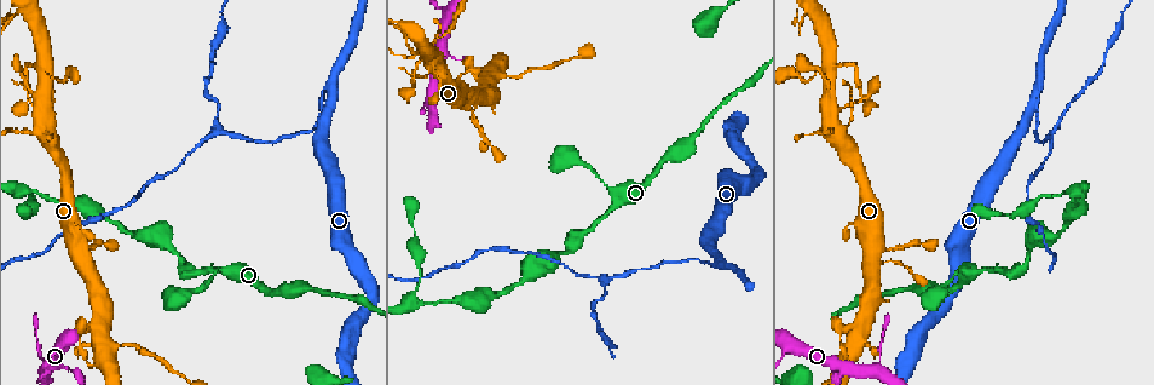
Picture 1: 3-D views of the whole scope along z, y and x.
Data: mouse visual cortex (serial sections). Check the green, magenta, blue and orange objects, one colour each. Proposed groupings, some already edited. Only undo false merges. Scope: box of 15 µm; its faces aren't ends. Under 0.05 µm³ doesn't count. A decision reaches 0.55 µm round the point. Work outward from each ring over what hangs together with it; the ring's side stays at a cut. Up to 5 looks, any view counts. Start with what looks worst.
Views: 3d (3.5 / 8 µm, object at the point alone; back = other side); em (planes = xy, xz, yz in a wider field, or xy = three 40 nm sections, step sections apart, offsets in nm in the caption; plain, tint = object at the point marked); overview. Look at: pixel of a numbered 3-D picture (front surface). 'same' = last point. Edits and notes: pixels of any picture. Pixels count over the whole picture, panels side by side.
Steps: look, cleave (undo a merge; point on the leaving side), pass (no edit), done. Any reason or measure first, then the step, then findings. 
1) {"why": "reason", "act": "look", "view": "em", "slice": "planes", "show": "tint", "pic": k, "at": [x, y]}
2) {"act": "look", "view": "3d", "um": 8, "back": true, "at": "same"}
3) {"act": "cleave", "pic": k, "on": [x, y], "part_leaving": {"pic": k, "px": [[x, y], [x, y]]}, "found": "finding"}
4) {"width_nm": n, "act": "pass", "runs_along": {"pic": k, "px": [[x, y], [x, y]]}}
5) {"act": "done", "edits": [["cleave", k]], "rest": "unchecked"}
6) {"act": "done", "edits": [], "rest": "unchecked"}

{"why": "three-way junction", "act": "look", "view": "3d", "um": 8, "pic": 1, "at": [332, 89]}

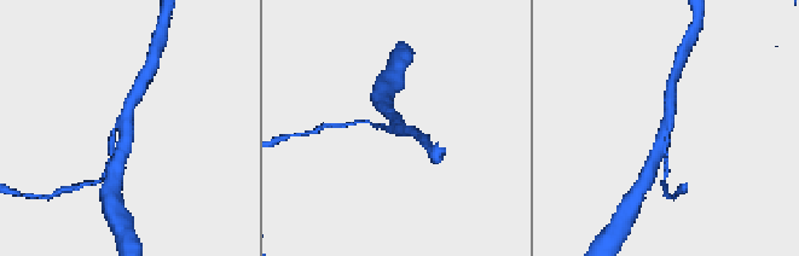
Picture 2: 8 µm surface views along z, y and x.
{"why": "closer look", "act": "look", "view": "3d", "um": 3.5, "pic": 2, "at": [123, 129]}

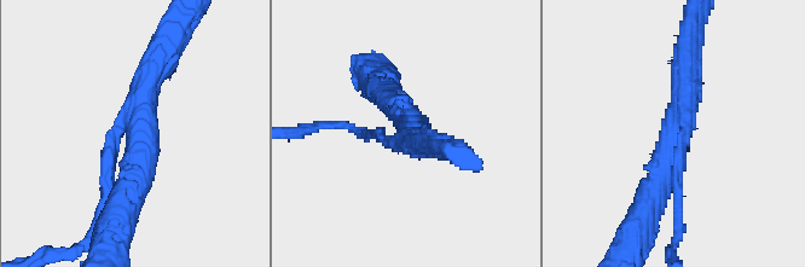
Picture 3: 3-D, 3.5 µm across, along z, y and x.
{"arms": 3, "arm_widths_nm": [150, 350, 400], "why": "shape alone is not enough", "act": "look", "view": "em", "slice": "planes", "show": "tint", "pic": 3, "at": [676, 128]}

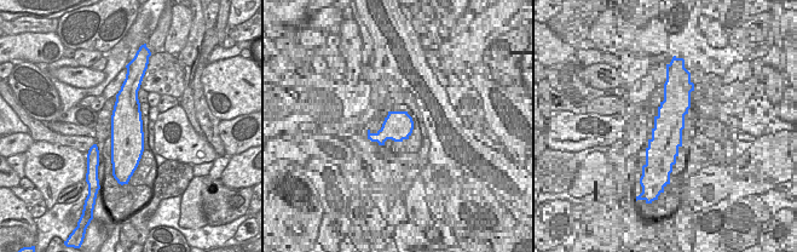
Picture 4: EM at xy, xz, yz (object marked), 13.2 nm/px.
{"act": "pass", "runs_along": {"pic": 3, "px": [[650, 203], [682, 125], [676, 184]]}, "found": "one cell here"}

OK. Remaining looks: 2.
{"why": "arms part here", "act": "look", "view": "3d", "um": 3.5, "pic": 1, "at": [222, 134]}

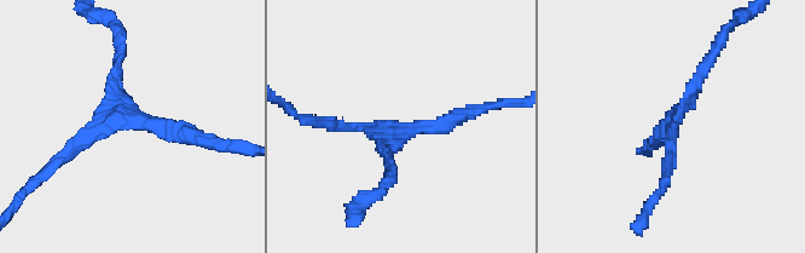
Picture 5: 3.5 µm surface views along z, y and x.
{"arms": 3, "arm_widths_nm": [150, 150, 200], "act": "look", "view": "em", "slice": "xy", "step": 2, "show": "tint", "pic": 5, "at": [406, 128]}

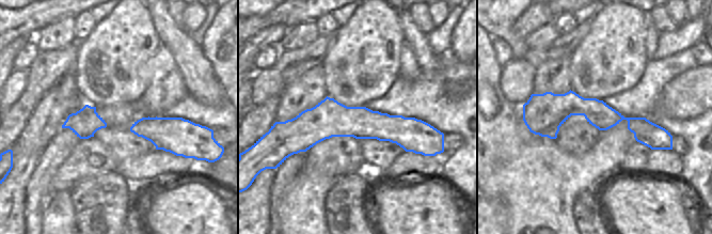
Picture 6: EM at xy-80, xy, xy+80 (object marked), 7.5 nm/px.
{"act": "pass", "runs_along": {"pic": 6, "px": [[287, 127], [428, 127]]}, "found": "one cell here"}

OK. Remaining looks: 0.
{"act": "done", "edits": [], "rest": "unchecked"}

